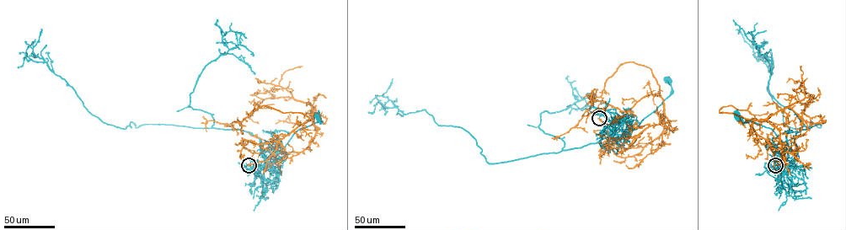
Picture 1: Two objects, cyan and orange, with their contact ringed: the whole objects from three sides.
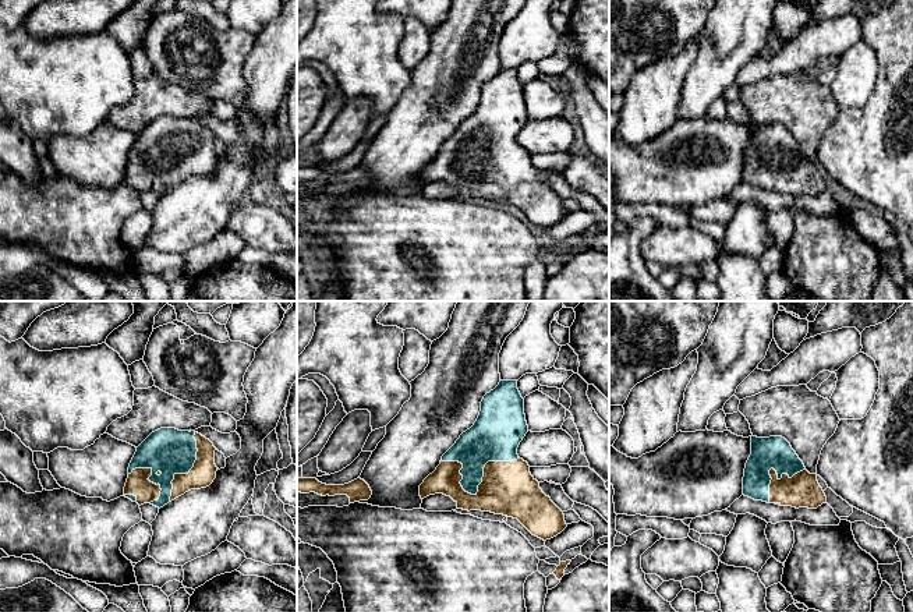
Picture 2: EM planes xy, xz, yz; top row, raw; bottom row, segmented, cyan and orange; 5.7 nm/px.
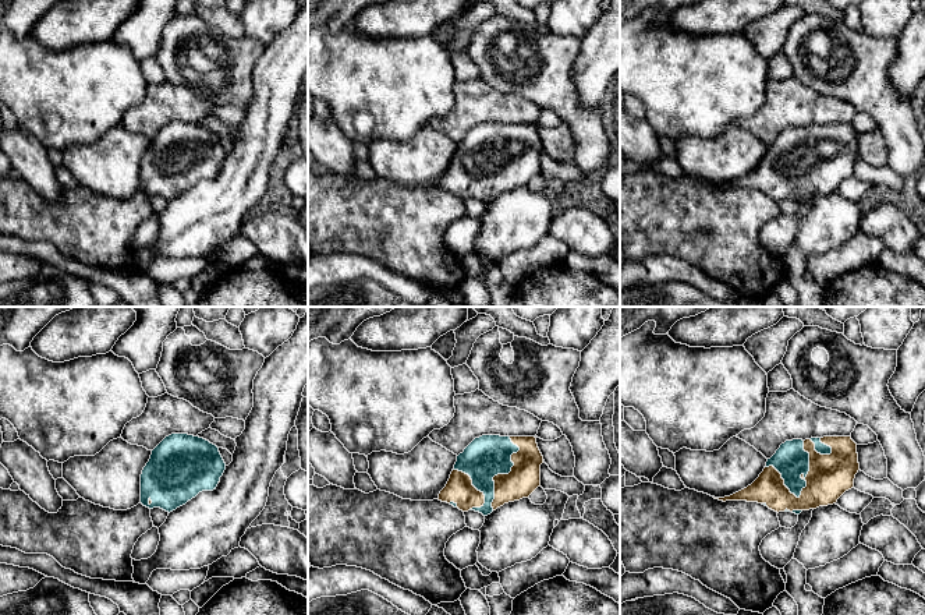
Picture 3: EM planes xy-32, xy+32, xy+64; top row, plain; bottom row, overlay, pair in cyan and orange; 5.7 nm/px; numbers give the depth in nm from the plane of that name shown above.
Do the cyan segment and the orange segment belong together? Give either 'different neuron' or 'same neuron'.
different neuron

